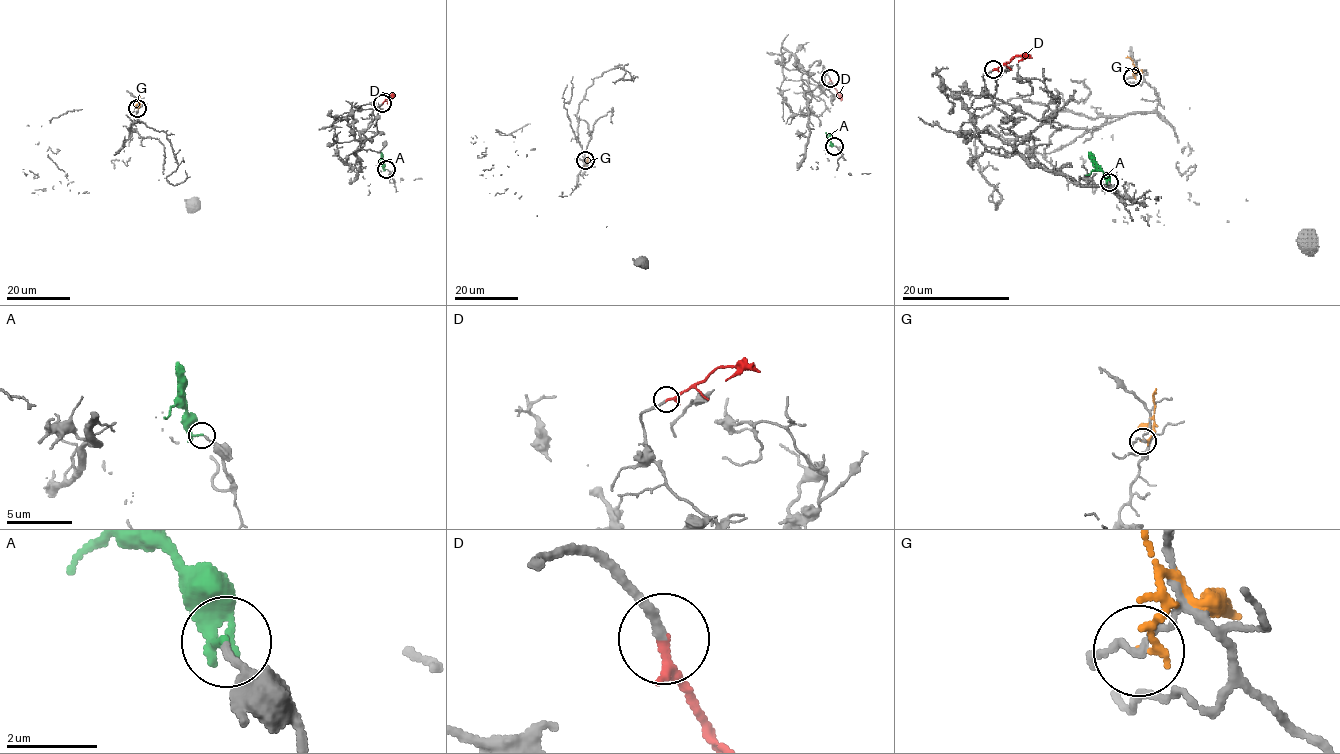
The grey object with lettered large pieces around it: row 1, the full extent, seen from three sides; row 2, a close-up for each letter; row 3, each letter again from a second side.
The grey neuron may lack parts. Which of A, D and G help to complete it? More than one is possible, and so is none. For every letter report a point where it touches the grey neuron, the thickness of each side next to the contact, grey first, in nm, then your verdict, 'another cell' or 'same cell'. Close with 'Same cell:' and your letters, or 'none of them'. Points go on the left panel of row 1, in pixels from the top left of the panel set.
A: meets grey at (386, 169); 150 nm thick on the grey side, 100 nm on the other; another cell
D: meets grey at (382, 103); 220 nm thick on the grey side, 240 nm on the other; same cell
G: meets grey at (137, 108); 110 nm thick on the grey side, 180 nm on the other; another cell
Same cell: D

